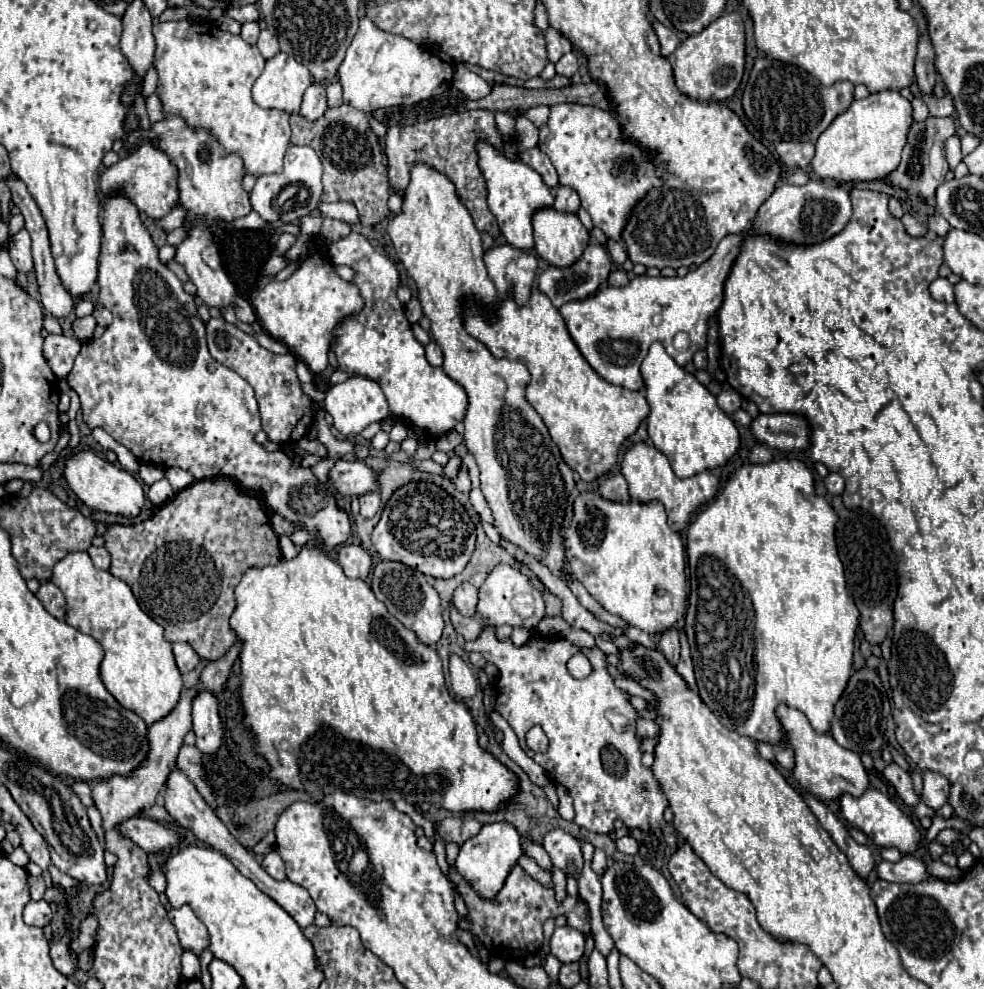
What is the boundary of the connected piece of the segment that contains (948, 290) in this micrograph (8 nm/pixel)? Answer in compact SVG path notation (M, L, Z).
M936 278L930 284L930 294L938 302L954 302L954 286L946 278Z

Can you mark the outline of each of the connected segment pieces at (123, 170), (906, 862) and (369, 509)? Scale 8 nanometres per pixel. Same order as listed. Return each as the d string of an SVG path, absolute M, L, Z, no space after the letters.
M152 142L142 144L134 154L120 158L114 166L110 166L100 178L100 188L104 194L112 190L126 192L126 196L130 196L130 200L138 204L140 212L146 212L150 218L162 218L172 208L178 206L178 170L168 158L168 154L162 152L158 146L154 146Z
M904 856L900 862L880 862L876 866L878 878L884 878L888 882L908 882L908 884L918 884L930 878L926 870L926 862L914 858L914 856Z
M364 494L360 498L360 516L372 518L380 508L380 494Z

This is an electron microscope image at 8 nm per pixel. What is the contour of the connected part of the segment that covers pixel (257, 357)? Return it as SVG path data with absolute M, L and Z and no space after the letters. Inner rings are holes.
M212 318L206 324L206 336L208 336L208 348L210 354L238 372L242 378L250 382L250 386L256 392L256 400L260 404L260 414L262 414L262 430L266 430L268 438L278 444L286 442L296 442L304 438L314 422L314 408L312 400L302 392L298 376L296 376L296 358L292 354L278 356L274 352L268 352L258 344L258 340L250 334L244 332L244 342L238 340L238 330L236 326L228 324L226 320L216 320ZM294 432L294 438L292 438Z

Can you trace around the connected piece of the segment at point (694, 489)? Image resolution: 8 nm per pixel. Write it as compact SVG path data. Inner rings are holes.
M640 442L640 444L634 444L624 460L622 460L622 474L628 482L628 488L630 488L630 496L634 502L652 502L652 500L658 500L664 504L666 508L666 514L668 514L668 524L674 532L682 532L690 520L690 516L706 502L710 502L716 492L718 492L718 478L712 476L708 470L702 472L702 474L696 474L692 478L686 478L686 480L680 480L672 468L670 468L670 462L668 458L658 452L656 448Z

